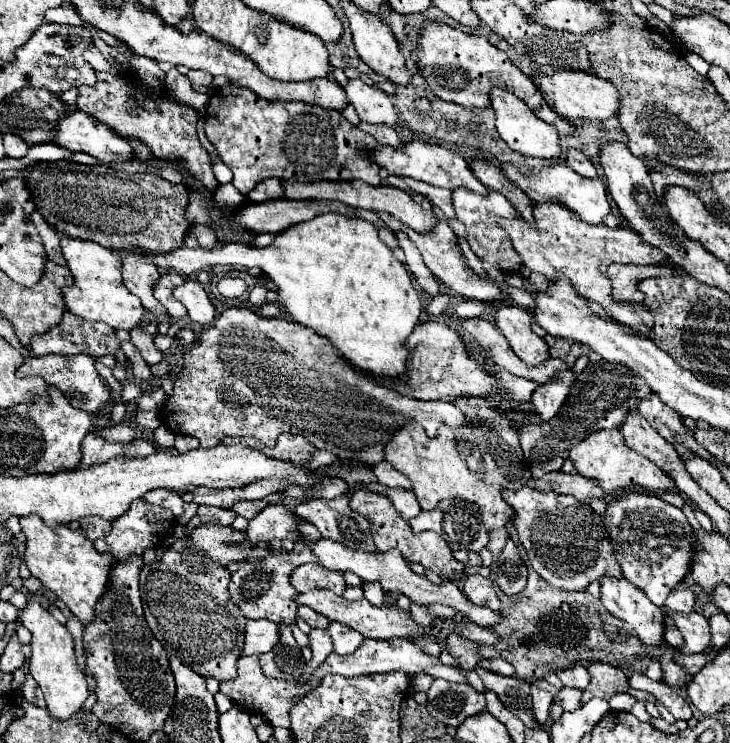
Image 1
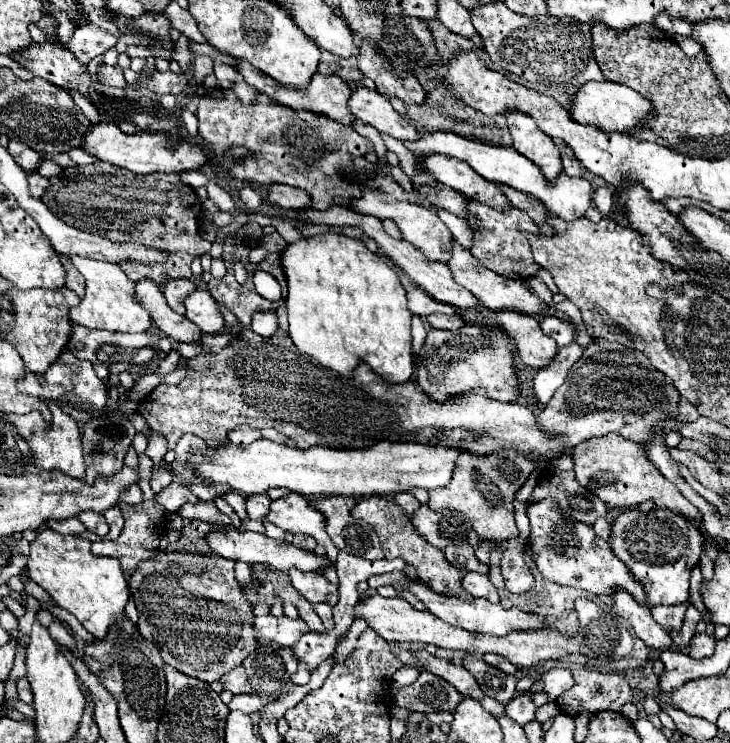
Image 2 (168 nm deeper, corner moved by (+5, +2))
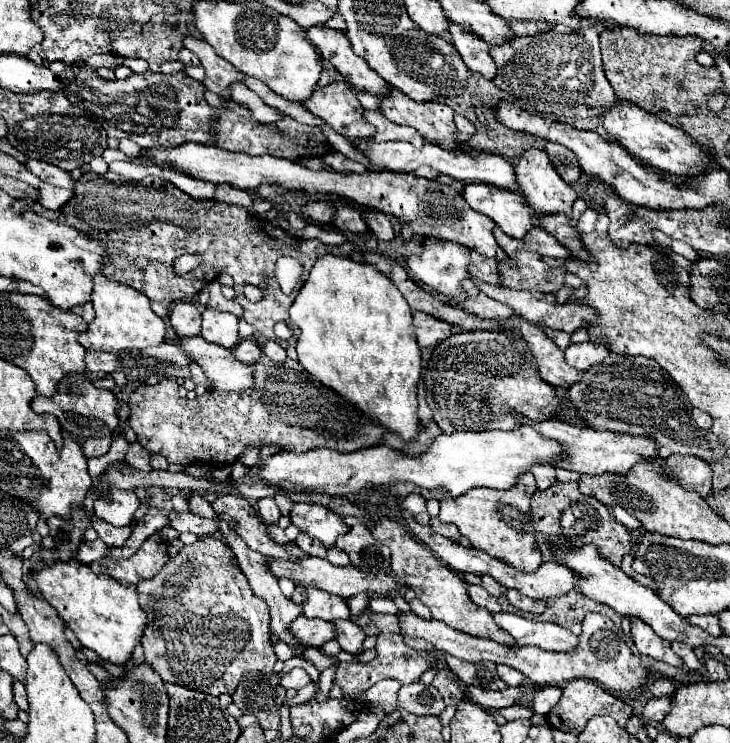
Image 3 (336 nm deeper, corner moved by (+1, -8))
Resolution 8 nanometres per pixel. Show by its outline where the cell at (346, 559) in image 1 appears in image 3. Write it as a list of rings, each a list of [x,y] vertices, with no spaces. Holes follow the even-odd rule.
[[[492,614],[496,624],[504,628],[518,646],[540,646],[552,652],[570,652],[578,646],[578,636],[550,622],[534,622],[518,614]]]

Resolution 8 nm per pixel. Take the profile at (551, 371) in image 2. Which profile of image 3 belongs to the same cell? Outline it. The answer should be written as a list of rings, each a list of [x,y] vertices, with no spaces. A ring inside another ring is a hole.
[[[582,342],[570,344],[566,350],[566,362],[578,370],[588,370],[594,364],[600,364],[610,354],[610,348],[602,342]]]

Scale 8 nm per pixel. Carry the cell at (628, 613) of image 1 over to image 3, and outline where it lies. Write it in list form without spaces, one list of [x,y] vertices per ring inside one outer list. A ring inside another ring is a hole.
[[[638,618],[632,620],[632,638],[634,638],[634,644],[636,644],[636,648],[638,648],[640,654],[650,656],[650,658],[660,660],[660,662],[666,662],[666,664],[676,666],[676,668],[682,666],[682,658],[678,658],[672,652],[670,642],[662,640],[648,624],[644,624]]]

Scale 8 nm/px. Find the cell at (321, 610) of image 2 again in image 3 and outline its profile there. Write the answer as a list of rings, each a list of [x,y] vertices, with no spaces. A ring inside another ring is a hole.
[[[336,620],[334,622],[336,630],[338,630],[338,642],[342,646],[342,650],[350,652],[350,654],[362,654],[362,642],[366,638],[364,630],[354,624],[352,620]]]

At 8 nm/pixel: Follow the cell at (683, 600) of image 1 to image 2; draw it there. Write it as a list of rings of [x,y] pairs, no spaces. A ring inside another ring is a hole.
[[[686,604],[676,606],[652,606],[652,616],[658,624],[662,624],[666,630],[678,630],[682,626],[686,614]]]

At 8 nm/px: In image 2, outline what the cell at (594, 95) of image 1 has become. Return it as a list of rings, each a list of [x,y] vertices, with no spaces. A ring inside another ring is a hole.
[[[602,80],[602,82],[590,82],[580,86],[580,90],[574,96],[570,96],[568,112],[576,122],[594,124],[604,132],[632,132],[634,128],[646,122],[648,114],[652,112],[652,104],[628,86]]]

